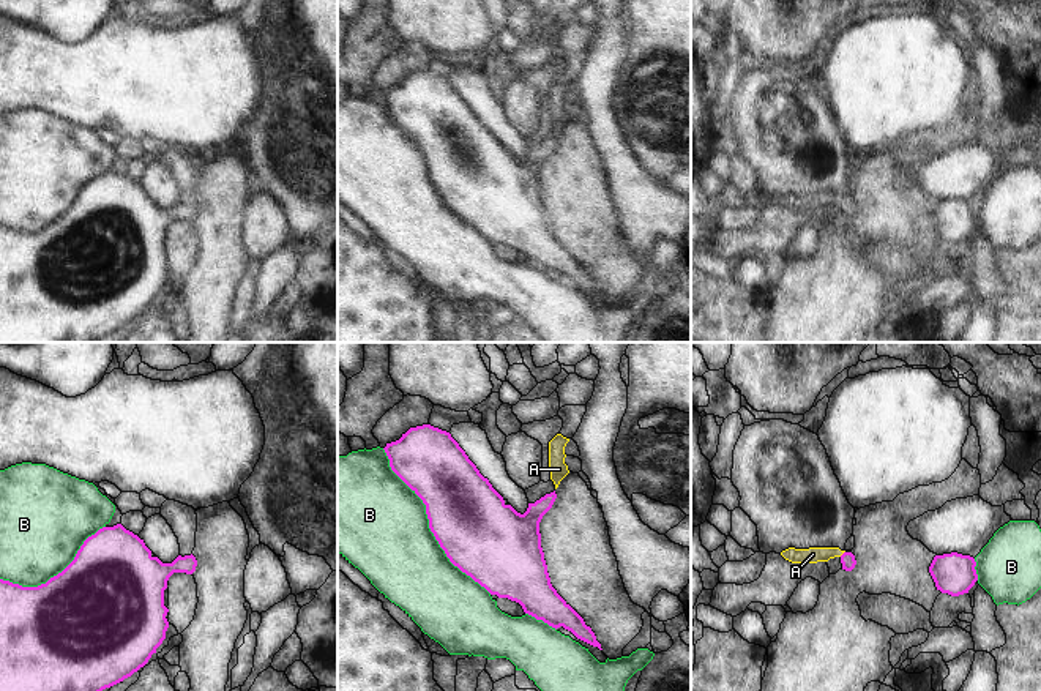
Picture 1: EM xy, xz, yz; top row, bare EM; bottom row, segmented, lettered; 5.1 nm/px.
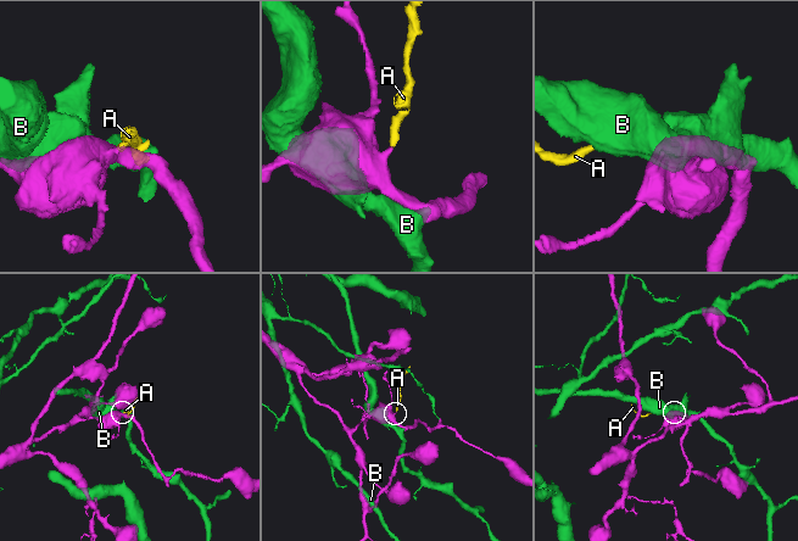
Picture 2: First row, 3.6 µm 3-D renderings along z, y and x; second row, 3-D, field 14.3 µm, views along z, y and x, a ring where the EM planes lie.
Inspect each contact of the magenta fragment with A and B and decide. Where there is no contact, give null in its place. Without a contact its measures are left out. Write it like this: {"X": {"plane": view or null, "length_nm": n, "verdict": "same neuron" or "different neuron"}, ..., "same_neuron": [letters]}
{"A": {"plane": "yz", "length_nm": 40, "verdict": "same neuron"}, "B": {"plane": "xz", "length_nm": 950, "verdict": "different neuron"}, "same_neuron": ["A"]}

